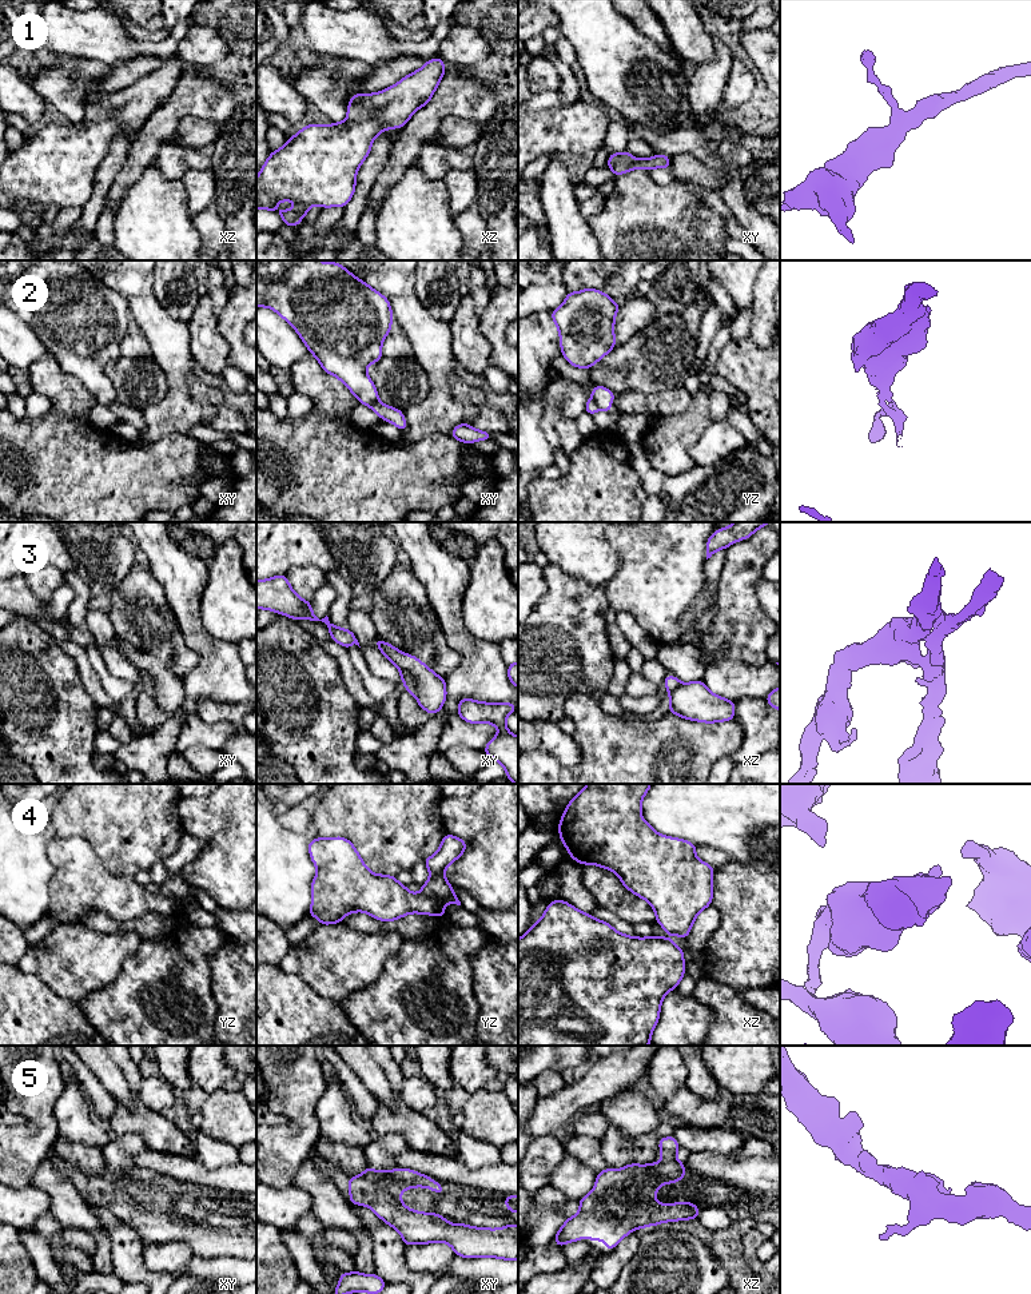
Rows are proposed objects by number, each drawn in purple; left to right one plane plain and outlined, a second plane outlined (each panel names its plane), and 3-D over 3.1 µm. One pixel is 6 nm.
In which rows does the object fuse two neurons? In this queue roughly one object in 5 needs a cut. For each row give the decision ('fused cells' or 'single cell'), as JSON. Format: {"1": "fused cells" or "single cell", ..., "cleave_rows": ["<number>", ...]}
{"1": "single cell", "2": "fused cells", "3": "fused cells", "4": "single cell", "5": "single cell", "cleave_rows": ["2", "3"]}

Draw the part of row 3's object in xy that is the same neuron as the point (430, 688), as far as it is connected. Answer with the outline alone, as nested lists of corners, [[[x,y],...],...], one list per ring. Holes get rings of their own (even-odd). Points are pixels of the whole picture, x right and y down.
[[[379,637],[375,638],[375,645],[387,660],[413,680],[418,705],[427,713],[437,714],[447,696],[445,678],[434,673],[419,658],[398,650]]]

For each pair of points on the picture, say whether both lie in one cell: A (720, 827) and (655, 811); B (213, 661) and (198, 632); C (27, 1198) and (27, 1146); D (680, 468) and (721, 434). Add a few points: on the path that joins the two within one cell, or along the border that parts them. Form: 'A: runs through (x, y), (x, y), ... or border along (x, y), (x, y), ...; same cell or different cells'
A: runs through (704, 811), (671, 811); same cell
B: runs through (213, 655), (198, 638); same cell
C: border along (31, 1183), (14, 1189); different cells
D: border along (705, 430), (688, 448), (693, 468); different cells

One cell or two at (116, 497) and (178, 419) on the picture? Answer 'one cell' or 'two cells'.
two cells

